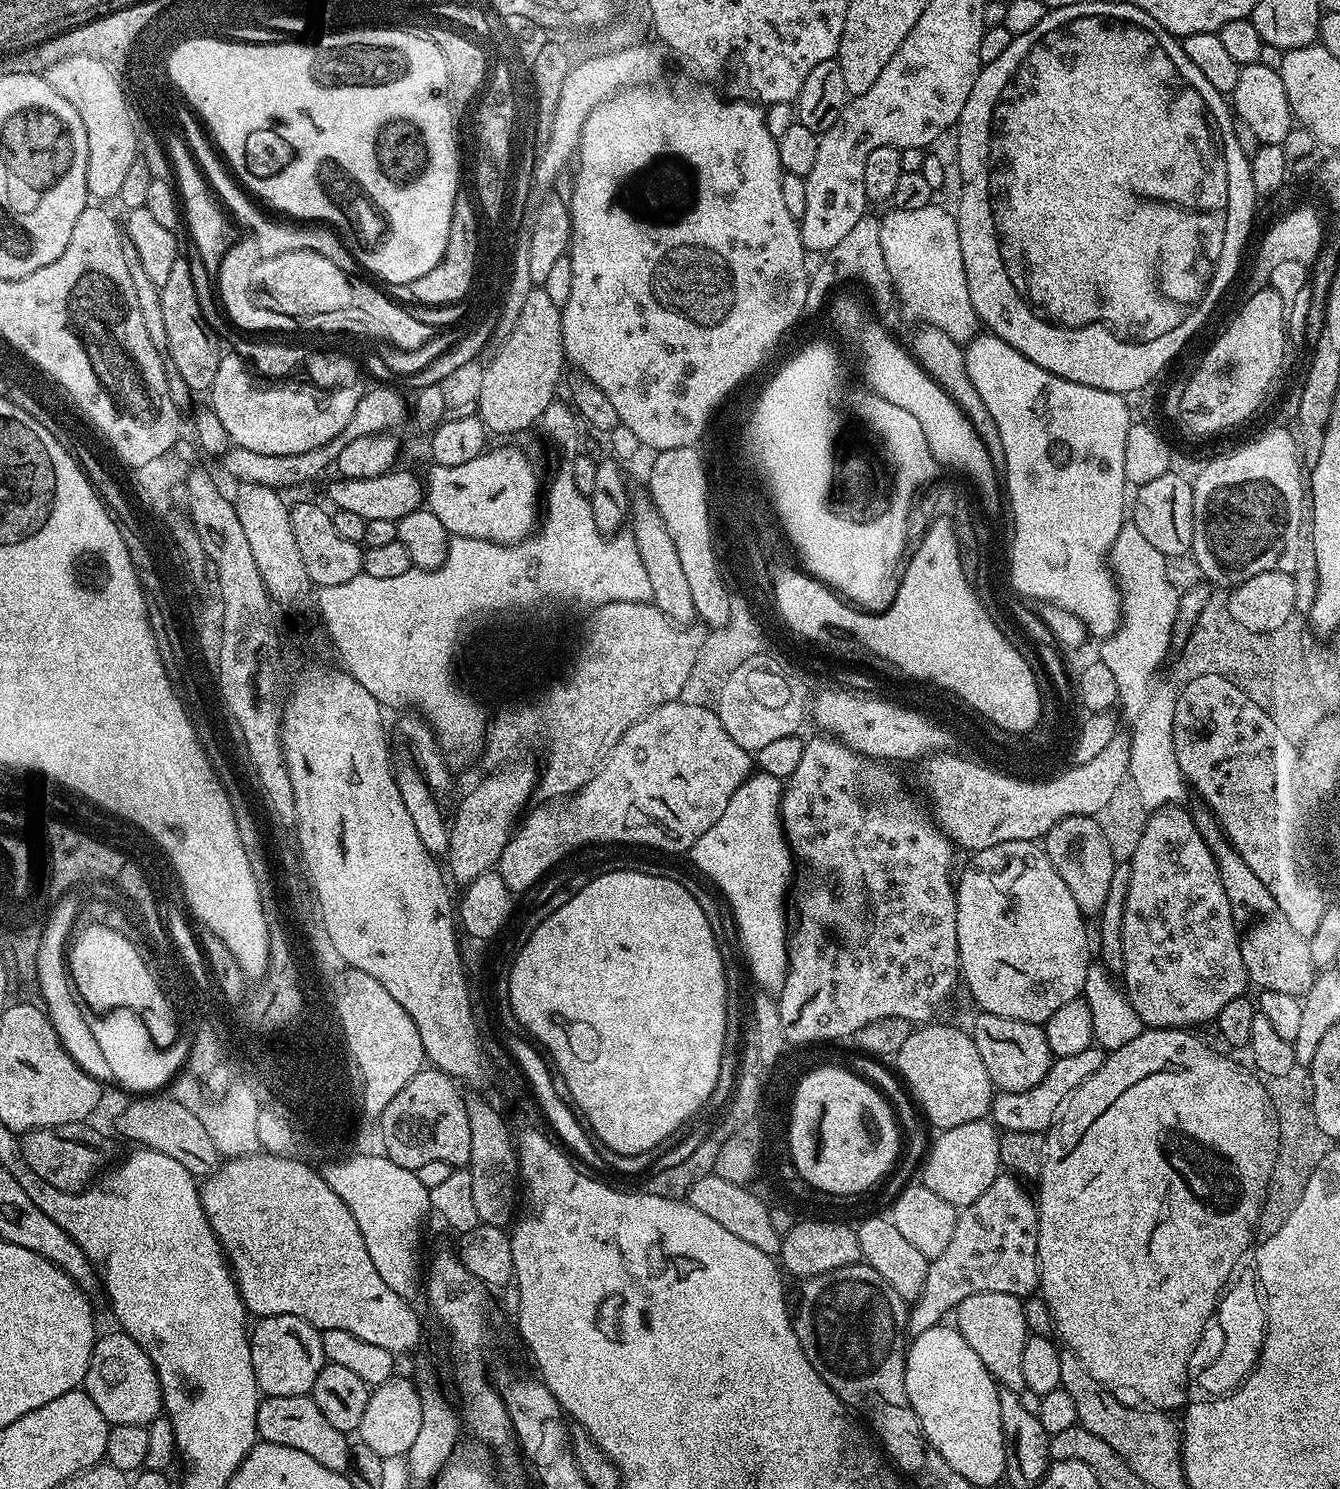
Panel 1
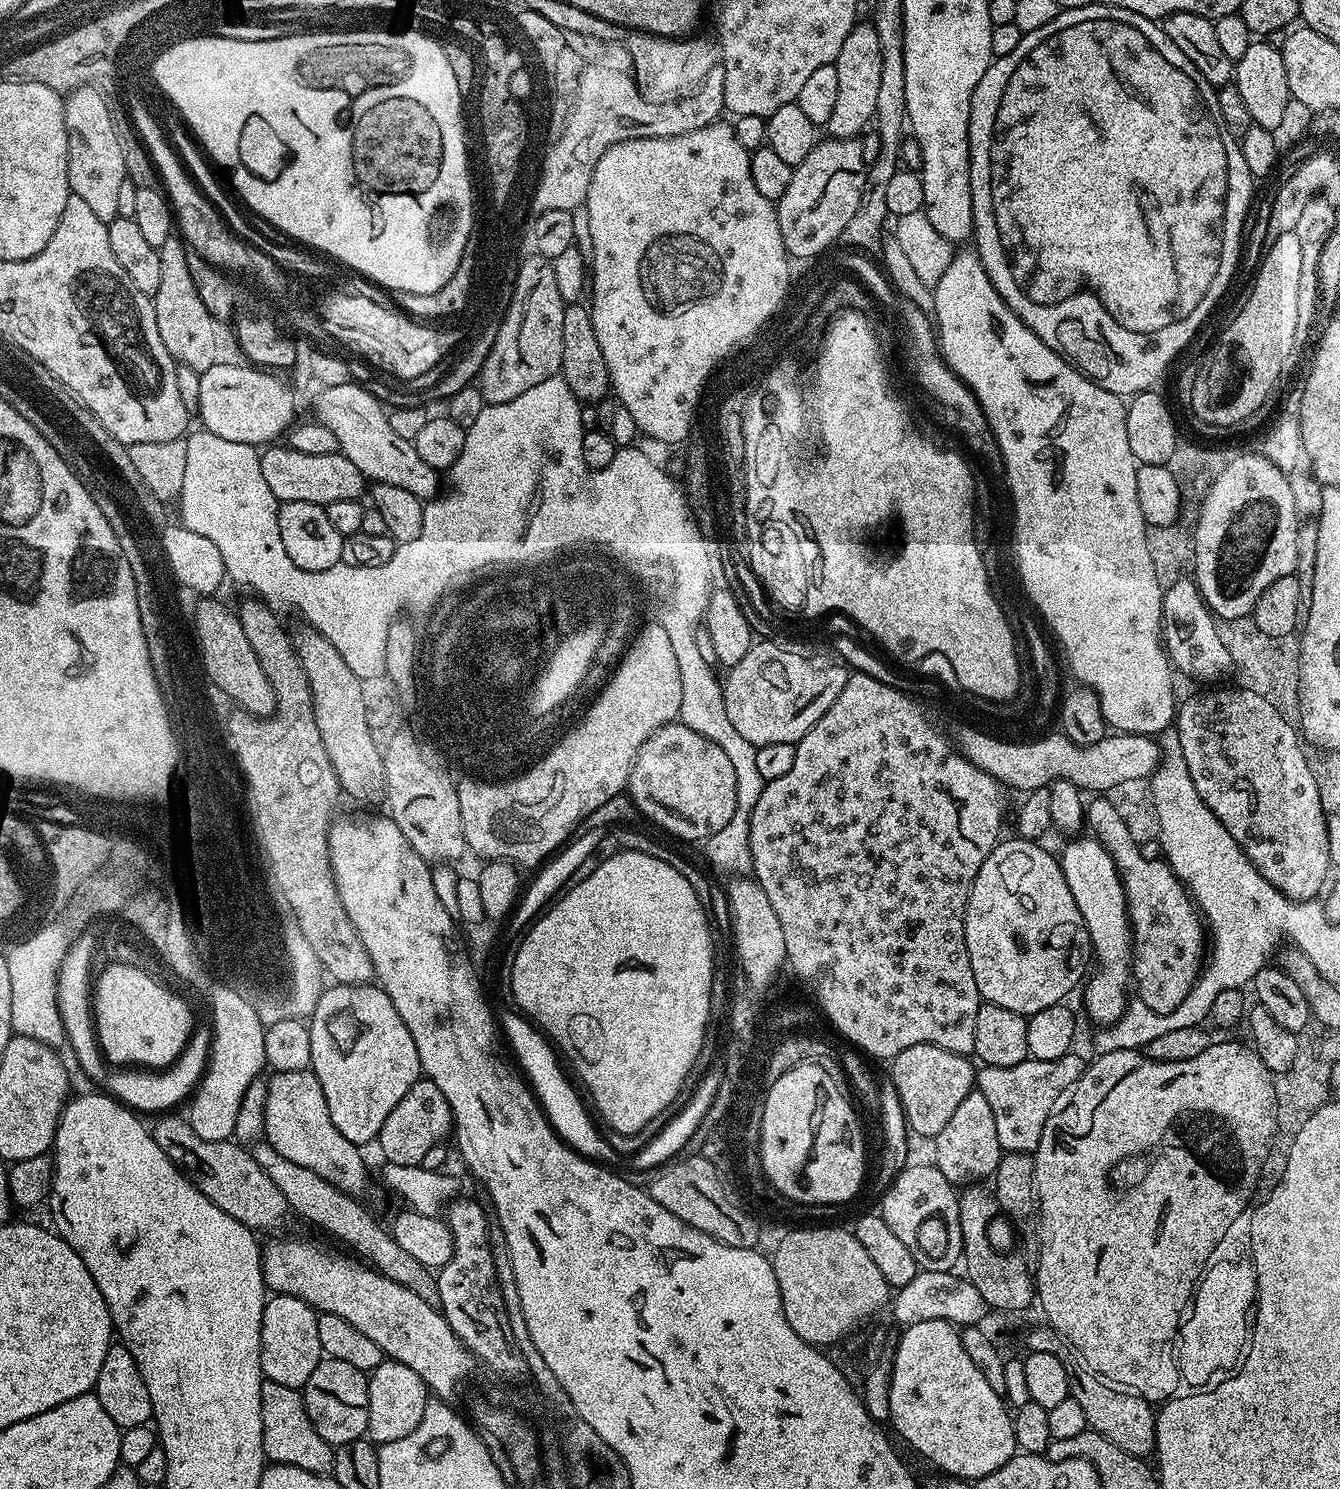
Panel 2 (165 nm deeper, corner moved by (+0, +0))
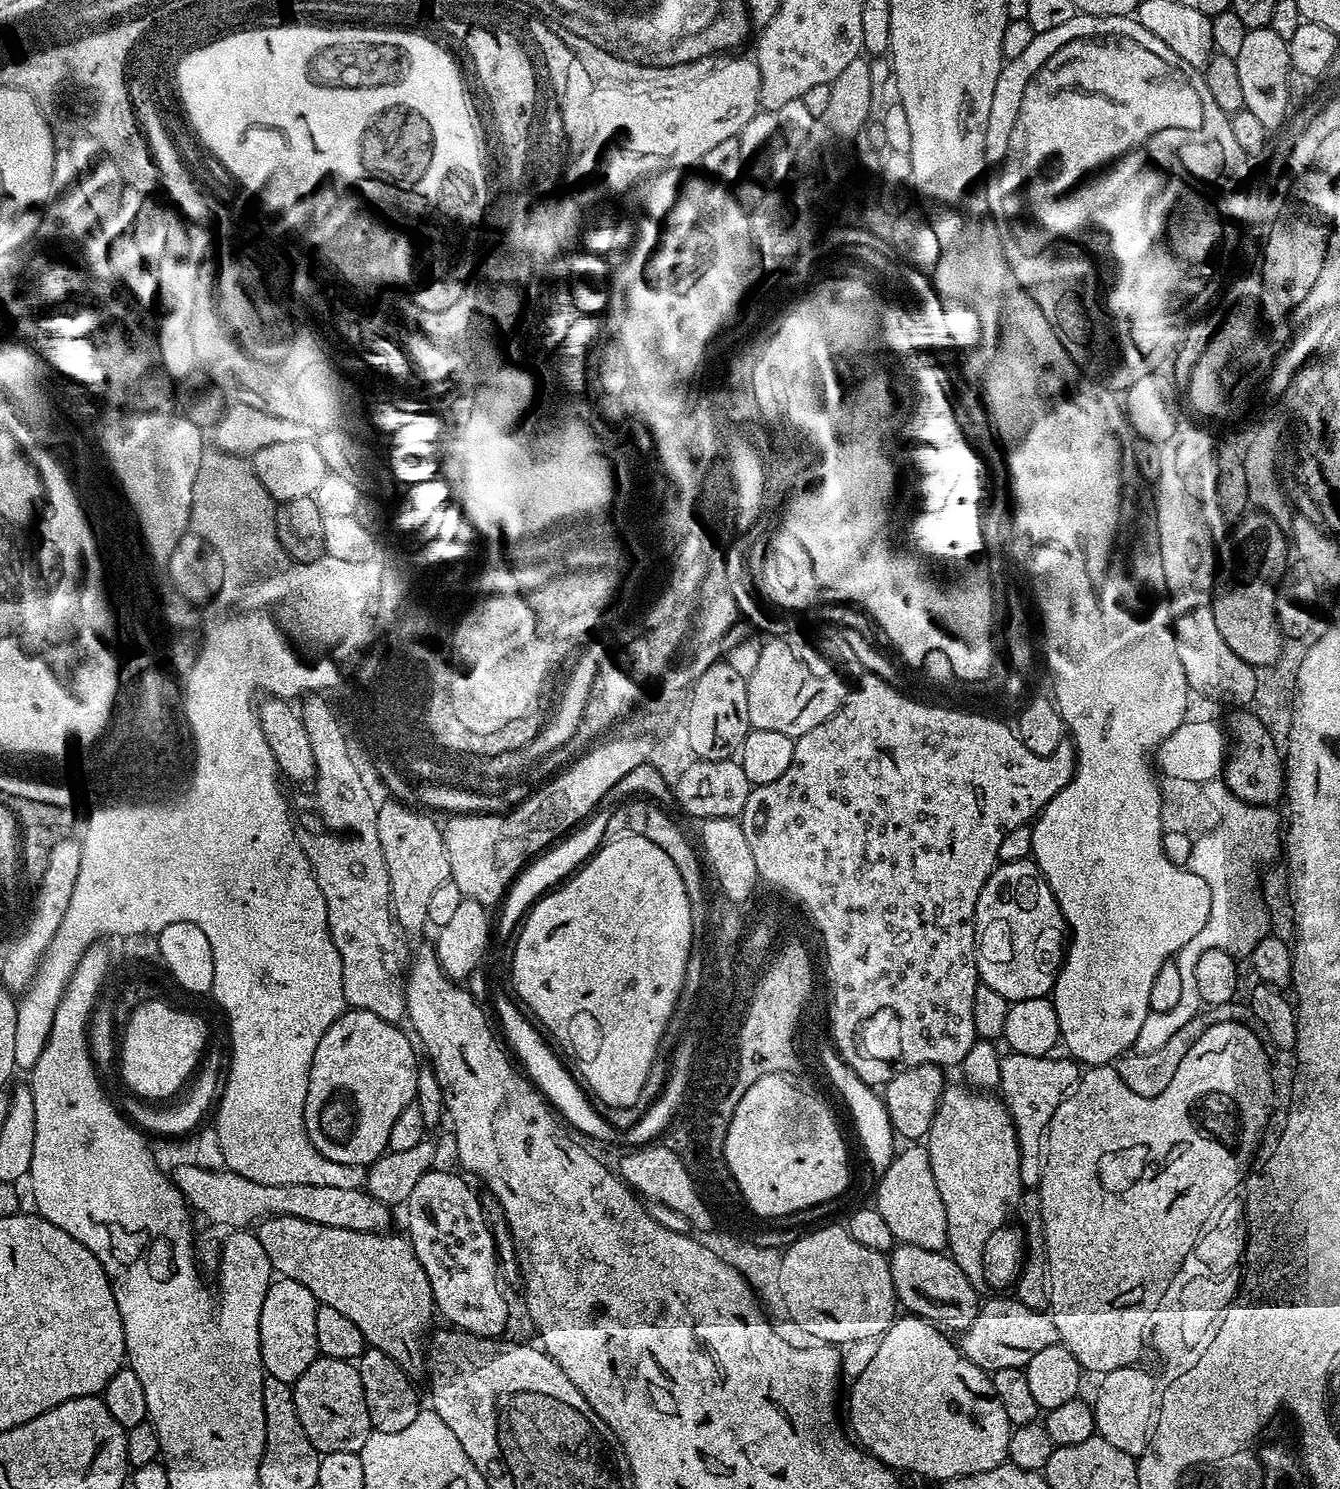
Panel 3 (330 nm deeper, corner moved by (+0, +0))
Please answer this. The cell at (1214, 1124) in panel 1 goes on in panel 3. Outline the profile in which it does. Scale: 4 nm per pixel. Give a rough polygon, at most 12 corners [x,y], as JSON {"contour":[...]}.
{"contour":[[1218,1022],[1142,1098],[1048,1123],[1050,1313],[1081,1369],[1143,1332],[1246,1167],[1264,1055]]}

